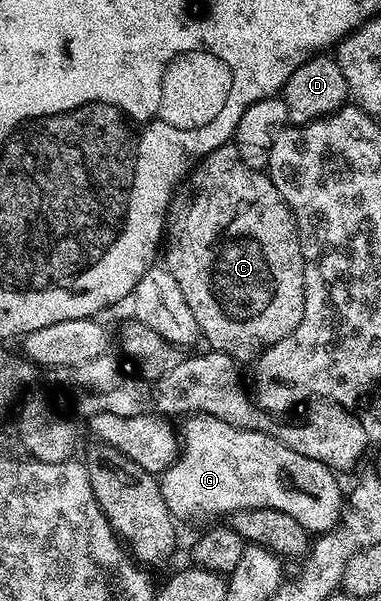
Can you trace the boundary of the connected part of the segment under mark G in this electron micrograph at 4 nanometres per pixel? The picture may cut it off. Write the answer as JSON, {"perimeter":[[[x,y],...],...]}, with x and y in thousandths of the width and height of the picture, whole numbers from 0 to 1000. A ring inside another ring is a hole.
{"perimeter":[[[504,687],[483,700],[491,702],[480,707],[480,720],[475,714],[475,739],[459,769],[417,794],[417,815],[462,869],[522,867],[530,860],[564,860],[572,854],[604,857],[630,847],[724,847],[748,850],[748,857],[769,857],[787,877],[816,890],[861,887],[892,872],[906,814],[879,795],[887,794],[882,782],[832,764],[780,757],[780,750],[738,737],[730,727],[680,714],[654,717],[612,710],[612,704],[580,704],[580,697],[559,697],[559,691],[535,687]]]}

